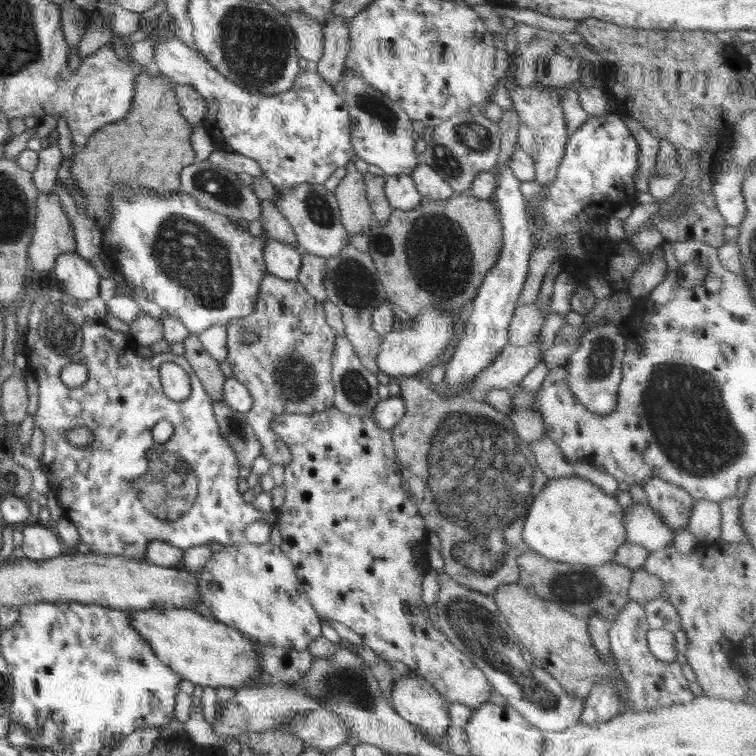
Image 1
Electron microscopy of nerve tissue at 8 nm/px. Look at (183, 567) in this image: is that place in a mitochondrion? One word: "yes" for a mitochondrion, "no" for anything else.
no

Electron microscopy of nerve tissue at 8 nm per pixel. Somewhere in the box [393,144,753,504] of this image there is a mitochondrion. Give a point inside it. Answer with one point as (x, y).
(684, 407)

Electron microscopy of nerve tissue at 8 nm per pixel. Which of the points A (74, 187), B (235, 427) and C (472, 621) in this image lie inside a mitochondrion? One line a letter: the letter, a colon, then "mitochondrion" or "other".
A: other
B: mitochondrion
C: mitochondrion

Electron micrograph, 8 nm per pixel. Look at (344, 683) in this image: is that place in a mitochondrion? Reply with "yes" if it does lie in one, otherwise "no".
yes

